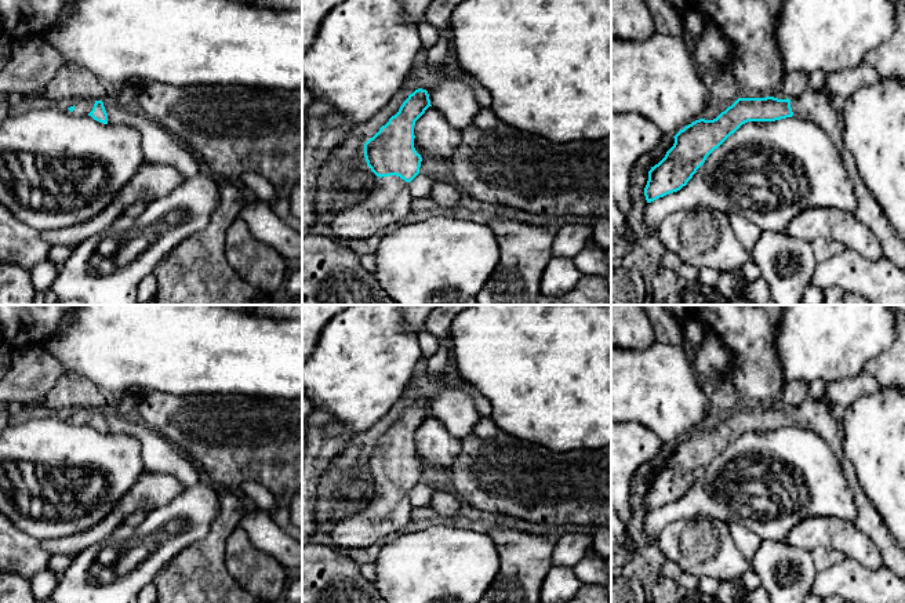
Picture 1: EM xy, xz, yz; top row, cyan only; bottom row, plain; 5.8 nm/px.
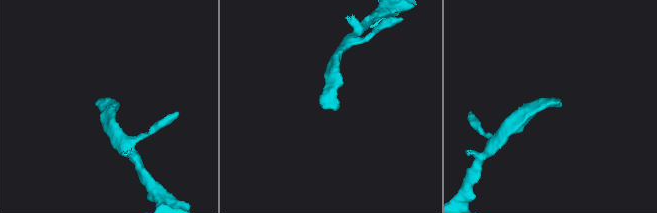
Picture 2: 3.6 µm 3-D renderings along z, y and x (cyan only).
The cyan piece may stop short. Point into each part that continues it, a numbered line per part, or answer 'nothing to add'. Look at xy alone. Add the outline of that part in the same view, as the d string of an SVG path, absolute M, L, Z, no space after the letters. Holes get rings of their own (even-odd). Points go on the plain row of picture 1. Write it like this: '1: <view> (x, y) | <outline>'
1: xy (86, 414) | M83 408L80 413L74 414L74 424L88 425L92 419L95 410L94 408Z

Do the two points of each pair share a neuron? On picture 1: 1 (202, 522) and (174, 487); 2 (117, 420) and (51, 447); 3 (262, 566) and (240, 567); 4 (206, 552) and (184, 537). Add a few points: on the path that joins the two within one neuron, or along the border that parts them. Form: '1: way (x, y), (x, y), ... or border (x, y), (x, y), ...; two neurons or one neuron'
1: border (186, 487), (170, 501), (152, 509); two neurons
2: border (108, 432), (127, 432), (140, 440); two neurons
3: way (257, 567), (246, 567); one neuron
4: border (214, 519), (203, 538), (182, 548), (167, 563); two neurons

